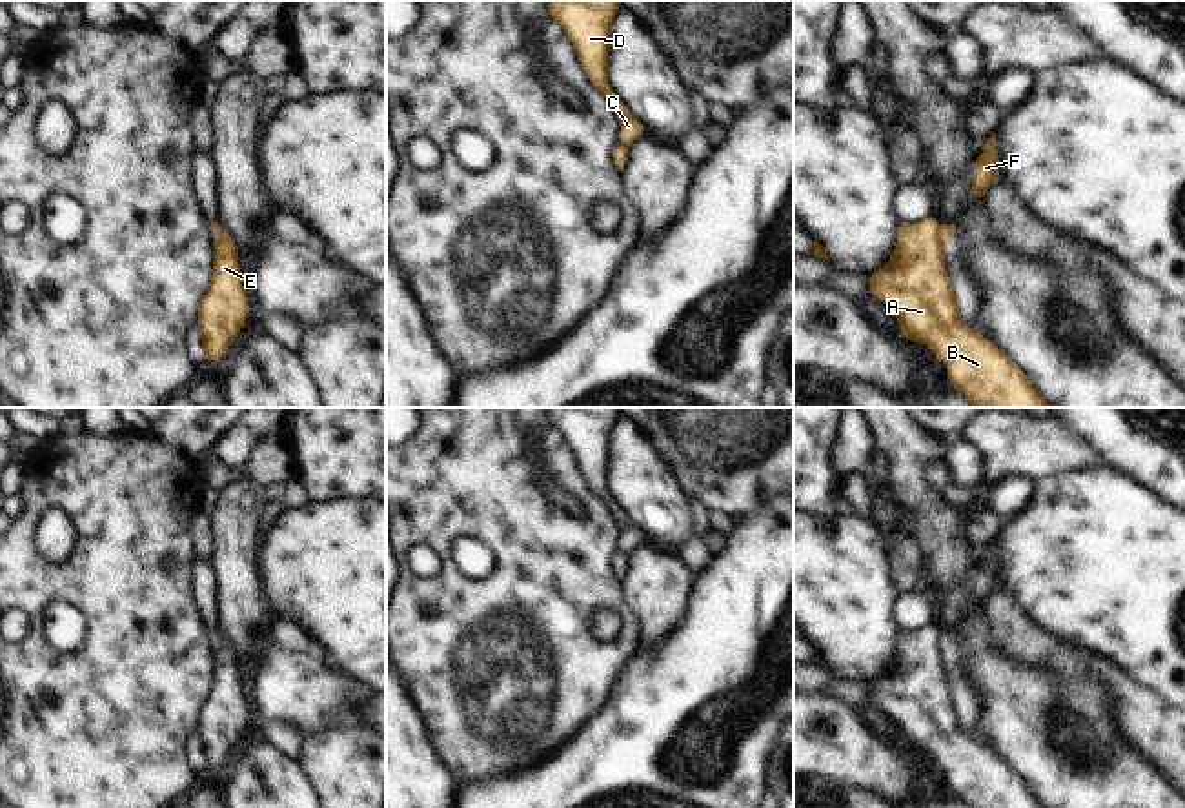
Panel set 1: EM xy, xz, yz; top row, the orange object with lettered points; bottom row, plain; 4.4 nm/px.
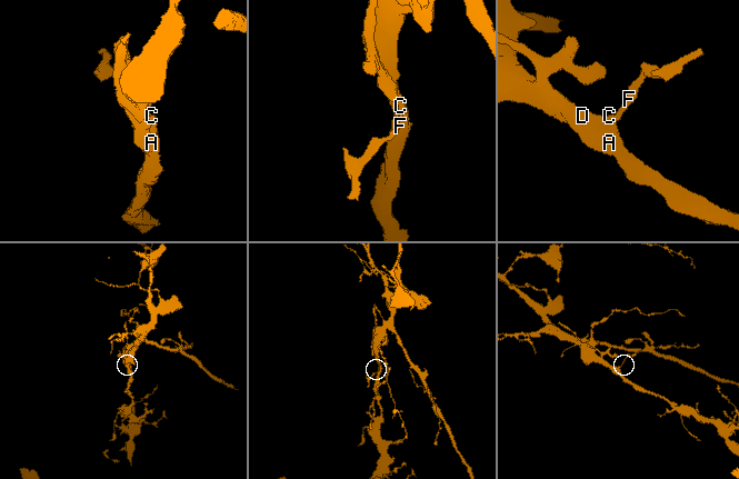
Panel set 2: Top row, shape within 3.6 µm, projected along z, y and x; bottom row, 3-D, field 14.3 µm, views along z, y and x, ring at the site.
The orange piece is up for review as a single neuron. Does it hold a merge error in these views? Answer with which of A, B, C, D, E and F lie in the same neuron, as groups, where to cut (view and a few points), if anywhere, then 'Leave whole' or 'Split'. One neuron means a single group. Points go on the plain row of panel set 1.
Groups: A B C D E / F. Split along yz (938, 634), (947, 646). Split

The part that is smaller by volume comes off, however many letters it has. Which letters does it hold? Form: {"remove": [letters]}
{"remove": ["F"]}

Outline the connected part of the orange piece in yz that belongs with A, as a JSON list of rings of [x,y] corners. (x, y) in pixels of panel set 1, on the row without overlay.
[[[934,624],[901,630],[896,657],[870,684],[870,699],[892,717],[903,744],[925,752],[947,773],[954,797],[968,808],[1045,808],[1008,763],[963,730],[945,681],[945,655],[947,644]]]

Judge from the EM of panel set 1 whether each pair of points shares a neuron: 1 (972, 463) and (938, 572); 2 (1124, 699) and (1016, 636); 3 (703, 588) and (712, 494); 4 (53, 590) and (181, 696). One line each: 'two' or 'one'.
1: two
2: one
3: two
4: one

